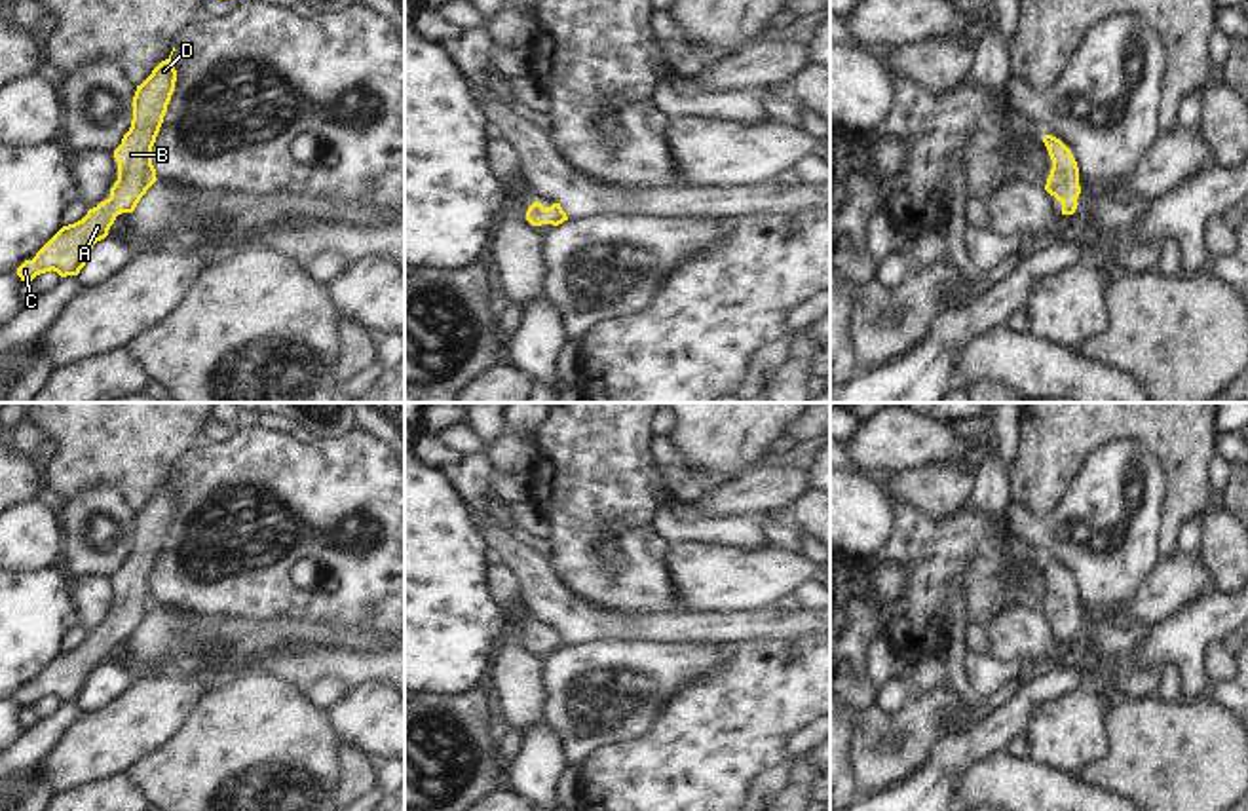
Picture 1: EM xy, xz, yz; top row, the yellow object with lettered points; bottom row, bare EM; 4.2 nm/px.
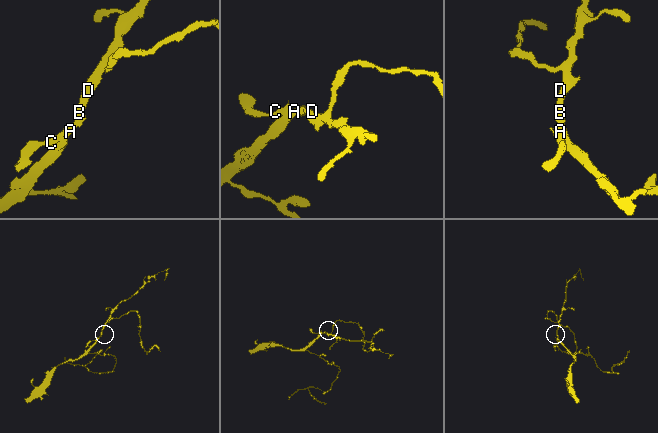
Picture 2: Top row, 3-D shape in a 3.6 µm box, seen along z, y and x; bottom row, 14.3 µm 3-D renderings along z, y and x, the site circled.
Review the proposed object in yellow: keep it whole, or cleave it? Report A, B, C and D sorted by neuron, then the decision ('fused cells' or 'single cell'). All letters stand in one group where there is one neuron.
A B C D | single cell

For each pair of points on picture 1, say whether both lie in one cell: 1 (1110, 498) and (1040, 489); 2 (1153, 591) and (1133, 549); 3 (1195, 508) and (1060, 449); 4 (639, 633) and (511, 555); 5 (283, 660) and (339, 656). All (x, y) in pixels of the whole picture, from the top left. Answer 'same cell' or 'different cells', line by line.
1: different cells
2: different cells
3: same cell
4: same cell
5: same cell

